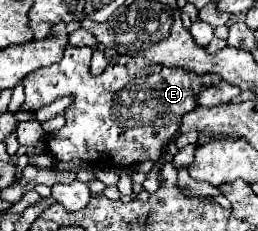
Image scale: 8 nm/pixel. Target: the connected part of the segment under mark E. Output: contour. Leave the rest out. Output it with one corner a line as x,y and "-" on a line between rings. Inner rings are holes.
66,45
58,63
38,69
24,79
24,111
38,109
66,95
74,97
72,105
64,111
64,127
48,135
48,151
58,161
82,159
114,167
158,161
162,145
176,135
182,116
196,107
194,95
212,85
210,73
204,73
208,75
204,79
204,75
144,61
142,57
132,57
126,65
108,63
106,71
96,77
90,73
90,63
90,47
-
148,129
160,129
164,133
148,133

